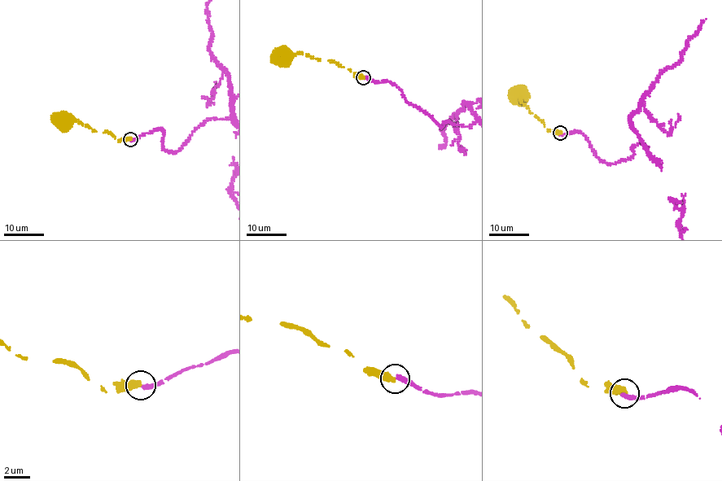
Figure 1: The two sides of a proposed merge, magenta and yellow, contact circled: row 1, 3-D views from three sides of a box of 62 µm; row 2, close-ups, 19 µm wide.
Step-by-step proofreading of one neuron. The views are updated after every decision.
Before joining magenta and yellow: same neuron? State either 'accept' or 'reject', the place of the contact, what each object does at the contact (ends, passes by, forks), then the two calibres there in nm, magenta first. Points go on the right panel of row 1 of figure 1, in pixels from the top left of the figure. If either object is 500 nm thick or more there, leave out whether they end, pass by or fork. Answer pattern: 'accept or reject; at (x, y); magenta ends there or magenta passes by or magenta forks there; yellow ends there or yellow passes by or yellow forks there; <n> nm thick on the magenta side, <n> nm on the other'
reject; at (560, 133); 360 nm thick on the magenta side, 500 nm on the other

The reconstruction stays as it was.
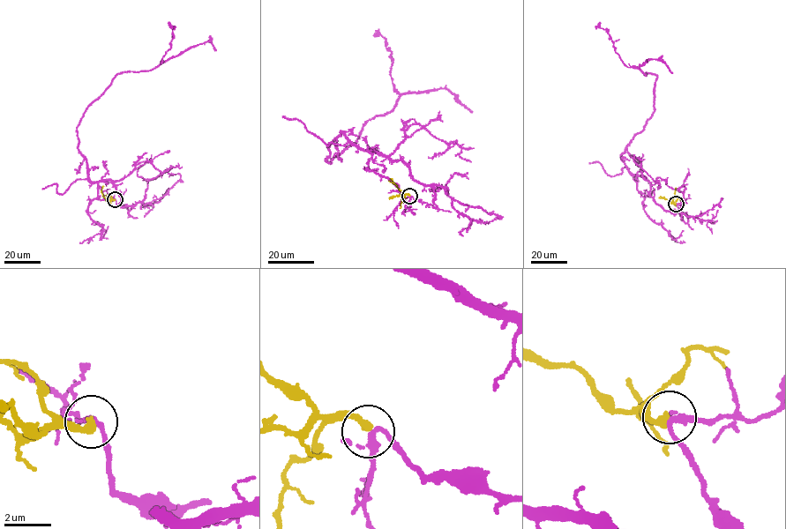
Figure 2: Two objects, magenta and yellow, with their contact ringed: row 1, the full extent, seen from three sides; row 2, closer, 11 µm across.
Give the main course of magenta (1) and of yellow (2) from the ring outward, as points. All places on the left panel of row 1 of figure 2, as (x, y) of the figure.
1: (115, 199), (129, 214), (110, 180), (90, 180), (76, 128), (115, 76), (163, 62), (168, 22)
2: (115, 199), (106, 198), (101, 192), (103, 186)

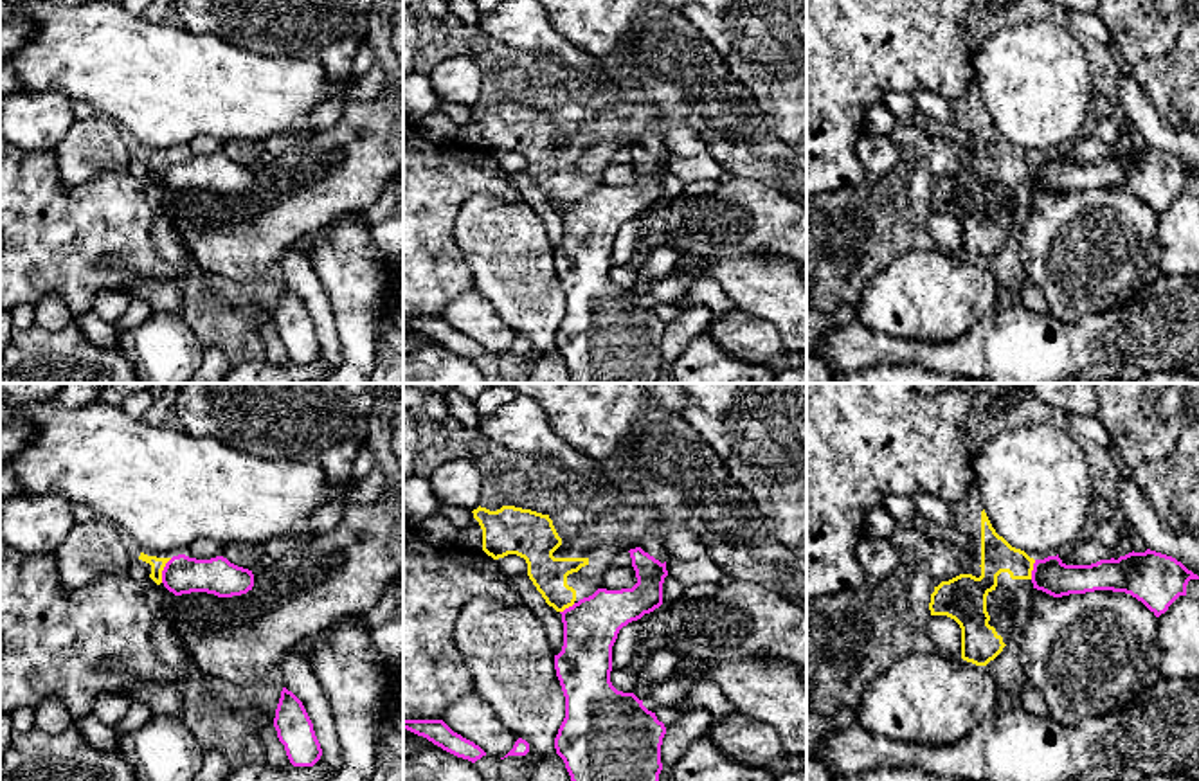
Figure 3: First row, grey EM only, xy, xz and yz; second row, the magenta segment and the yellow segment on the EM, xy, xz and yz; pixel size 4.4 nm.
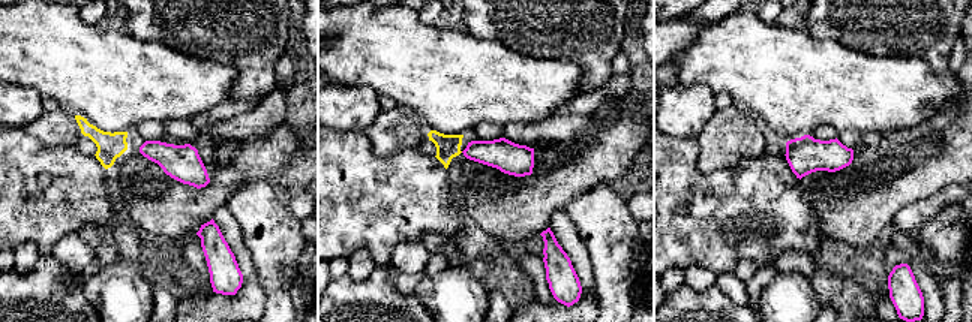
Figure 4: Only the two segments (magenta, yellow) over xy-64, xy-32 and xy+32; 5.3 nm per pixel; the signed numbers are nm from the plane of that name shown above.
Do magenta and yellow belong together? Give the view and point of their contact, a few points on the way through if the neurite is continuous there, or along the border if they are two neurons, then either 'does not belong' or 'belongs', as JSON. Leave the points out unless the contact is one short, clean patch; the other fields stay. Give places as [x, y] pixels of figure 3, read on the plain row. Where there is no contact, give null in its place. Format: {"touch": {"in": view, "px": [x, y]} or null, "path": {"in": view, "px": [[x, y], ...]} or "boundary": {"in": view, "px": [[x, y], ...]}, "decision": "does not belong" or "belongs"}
{"touch": {"in": "xy", "px": [162, 168]}, "boundary": {"in": "xy", "px": [[171, 155], [162, 168], [161, 179]]}, "decision": "does not belong"}

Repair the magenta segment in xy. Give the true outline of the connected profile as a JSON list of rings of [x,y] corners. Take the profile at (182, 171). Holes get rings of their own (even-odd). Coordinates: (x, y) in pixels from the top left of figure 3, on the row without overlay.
[[[178,151],[166,160],[162,180],[175,193],[207,189],[218,194],[232,194],[252,187],[254,171],[223,153],[196,157]]]

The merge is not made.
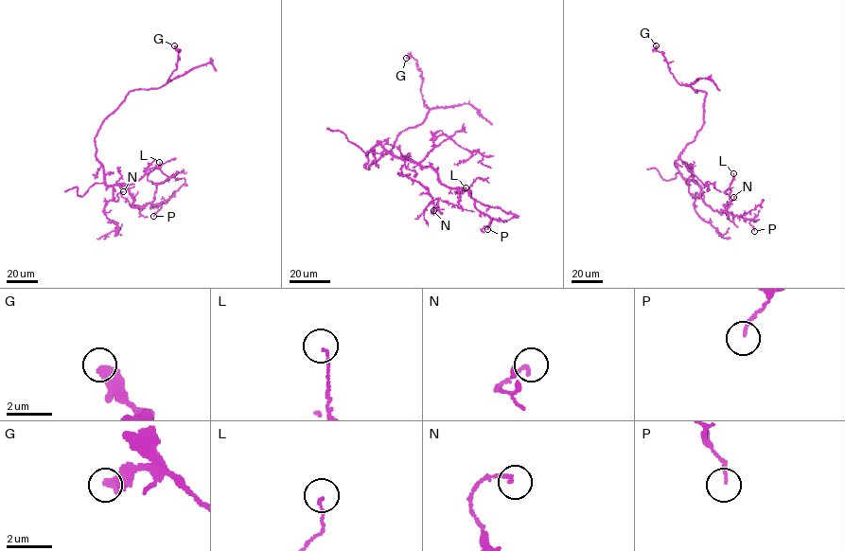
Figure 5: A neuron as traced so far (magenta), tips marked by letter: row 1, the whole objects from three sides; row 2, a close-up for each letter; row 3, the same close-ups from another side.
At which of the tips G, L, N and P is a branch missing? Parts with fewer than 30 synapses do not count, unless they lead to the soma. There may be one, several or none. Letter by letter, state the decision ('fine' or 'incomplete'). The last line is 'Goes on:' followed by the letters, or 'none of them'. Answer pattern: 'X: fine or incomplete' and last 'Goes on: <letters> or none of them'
G: fine
L: fine
N: fine
P: fine
Goes on: none of them

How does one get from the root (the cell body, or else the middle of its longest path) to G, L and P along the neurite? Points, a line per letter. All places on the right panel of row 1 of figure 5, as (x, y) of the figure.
G: (687, 144), (694, 140), (703, 124), (706, 94), (680, 84), (670, 71), (665, 57), (656, 50), (656, 45)
L: (687, 144), (675, 166), (684, 178), (697, 183), (700, 197), (713, 210), (720, 213), (730, 205), (733, 173)
P: (687, 144), (675, 162), (681, 176), (697, 183), (700, 197), (712, 210), (750, 219), (754, 231)

